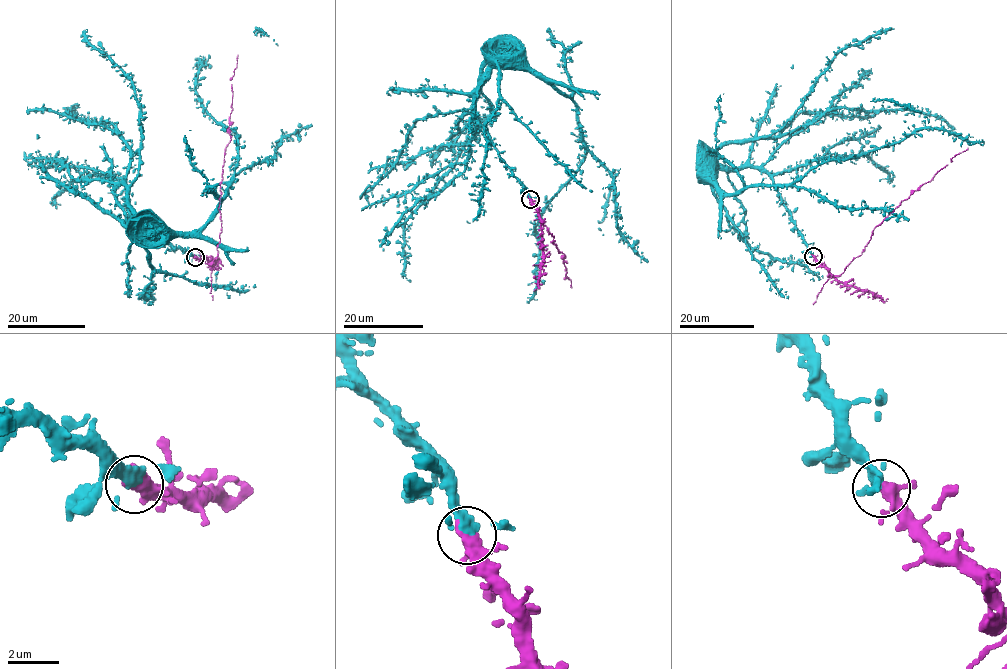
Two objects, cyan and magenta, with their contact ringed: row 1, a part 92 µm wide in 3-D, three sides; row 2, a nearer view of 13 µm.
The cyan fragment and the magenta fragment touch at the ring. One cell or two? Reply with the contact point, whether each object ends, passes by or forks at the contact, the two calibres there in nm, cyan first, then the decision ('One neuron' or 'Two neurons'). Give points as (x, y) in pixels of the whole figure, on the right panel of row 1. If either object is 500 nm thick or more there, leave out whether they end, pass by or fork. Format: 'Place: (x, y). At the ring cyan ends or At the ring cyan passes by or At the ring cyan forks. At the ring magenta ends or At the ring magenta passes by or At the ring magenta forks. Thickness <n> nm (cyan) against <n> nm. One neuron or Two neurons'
Place: (813, 256). At the ring cyan forks. At the ring magenta forks. Thickness 280 nm (cyan) against 320 nm. One neuron

